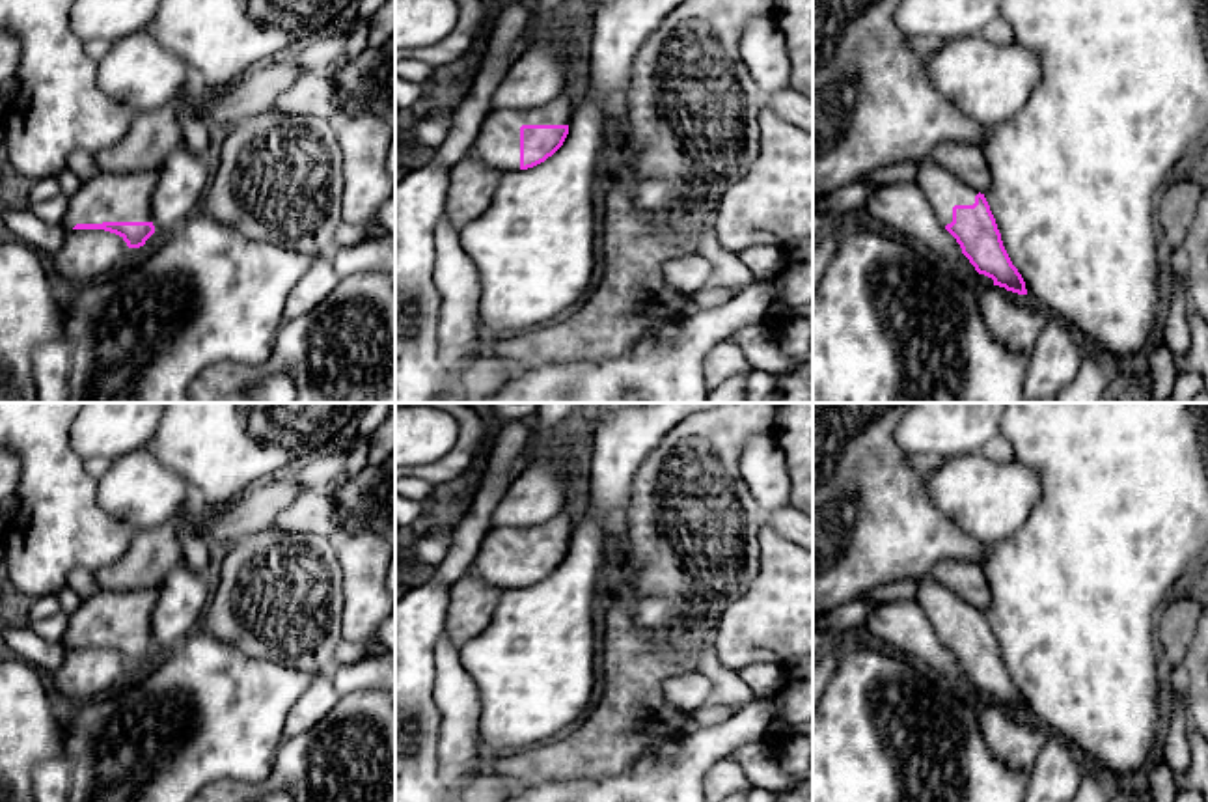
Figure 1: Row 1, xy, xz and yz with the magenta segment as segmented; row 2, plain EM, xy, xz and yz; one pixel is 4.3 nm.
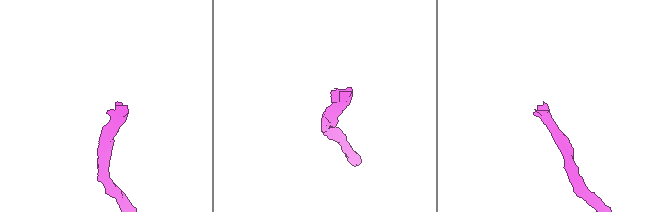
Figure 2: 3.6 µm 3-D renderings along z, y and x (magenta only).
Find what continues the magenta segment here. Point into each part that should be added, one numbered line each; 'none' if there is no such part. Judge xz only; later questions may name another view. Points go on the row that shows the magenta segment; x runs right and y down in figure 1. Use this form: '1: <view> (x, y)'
1: xz (498, 142)

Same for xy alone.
1: xy (107, 196)

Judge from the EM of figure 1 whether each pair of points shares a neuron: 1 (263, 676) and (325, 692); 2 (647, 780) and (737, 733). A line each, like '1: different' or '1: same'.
1: different
2: same

